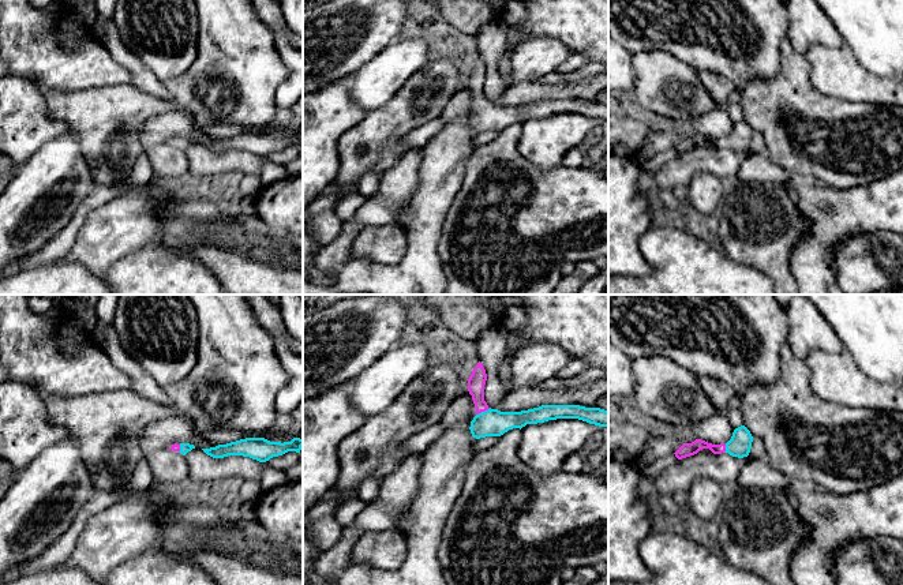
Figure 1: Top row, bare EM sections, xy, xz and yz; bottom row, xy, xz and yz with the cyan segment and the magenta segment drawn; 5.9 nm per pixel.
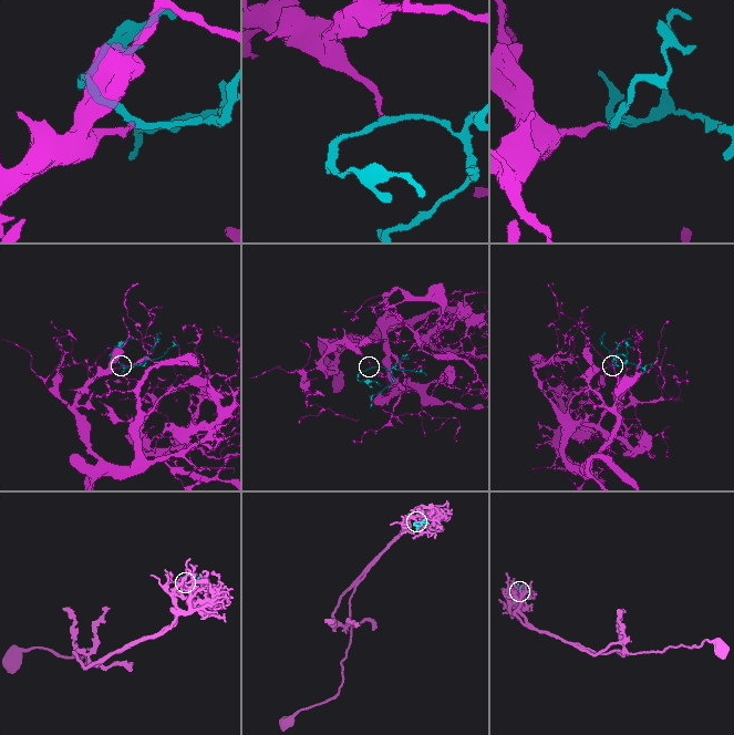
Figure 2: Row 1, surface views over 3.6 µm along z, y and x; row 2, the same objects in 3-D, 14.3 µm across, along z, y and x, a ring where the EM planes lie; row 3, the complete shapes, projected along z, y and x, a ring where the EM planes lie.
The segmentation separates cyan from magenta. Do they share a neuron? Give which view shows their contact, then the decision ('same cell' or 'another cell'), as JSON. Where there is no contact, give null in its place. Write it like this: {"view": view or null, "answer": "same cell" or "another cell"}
{"view": "xz", "answer": "same cell"}

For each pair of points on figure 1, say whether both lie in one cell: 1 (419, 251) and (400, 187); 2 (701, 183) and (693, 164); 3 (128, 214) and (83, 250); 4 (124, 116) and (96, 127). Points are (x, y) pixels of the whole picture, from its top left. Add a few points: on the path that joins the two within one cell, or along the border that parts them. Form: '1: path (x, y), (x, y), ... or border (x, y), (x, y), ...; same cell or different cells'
1: border (418, 173), (418, 184), (403, 210), (398, 224); different cells
2: border (727, 182), (707, 172), (697, 172), (686, 184); different cells
3: path (117, 225), (94, 247); same cell
4: path (117, 116), (102, 120); same cell

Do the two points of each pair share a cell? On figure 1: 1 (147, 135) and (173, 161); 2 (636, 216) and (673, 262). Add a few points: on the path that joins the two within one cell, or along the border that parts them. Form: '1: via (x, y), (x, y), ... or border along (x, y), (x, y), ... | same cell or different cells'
1: border along (168, 141), (145, 150) | different cells
2: border along (654, 224), (639, 243), (640, 254), (647, 262) | different cells

